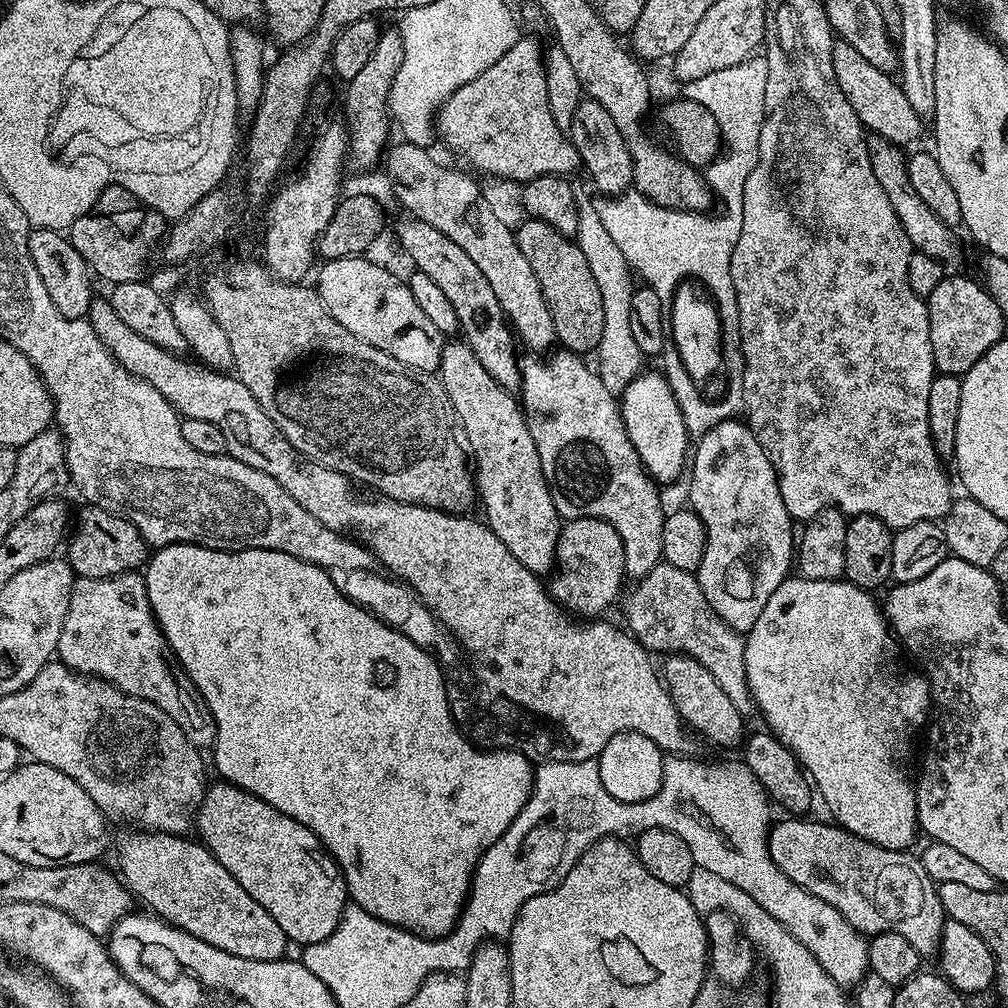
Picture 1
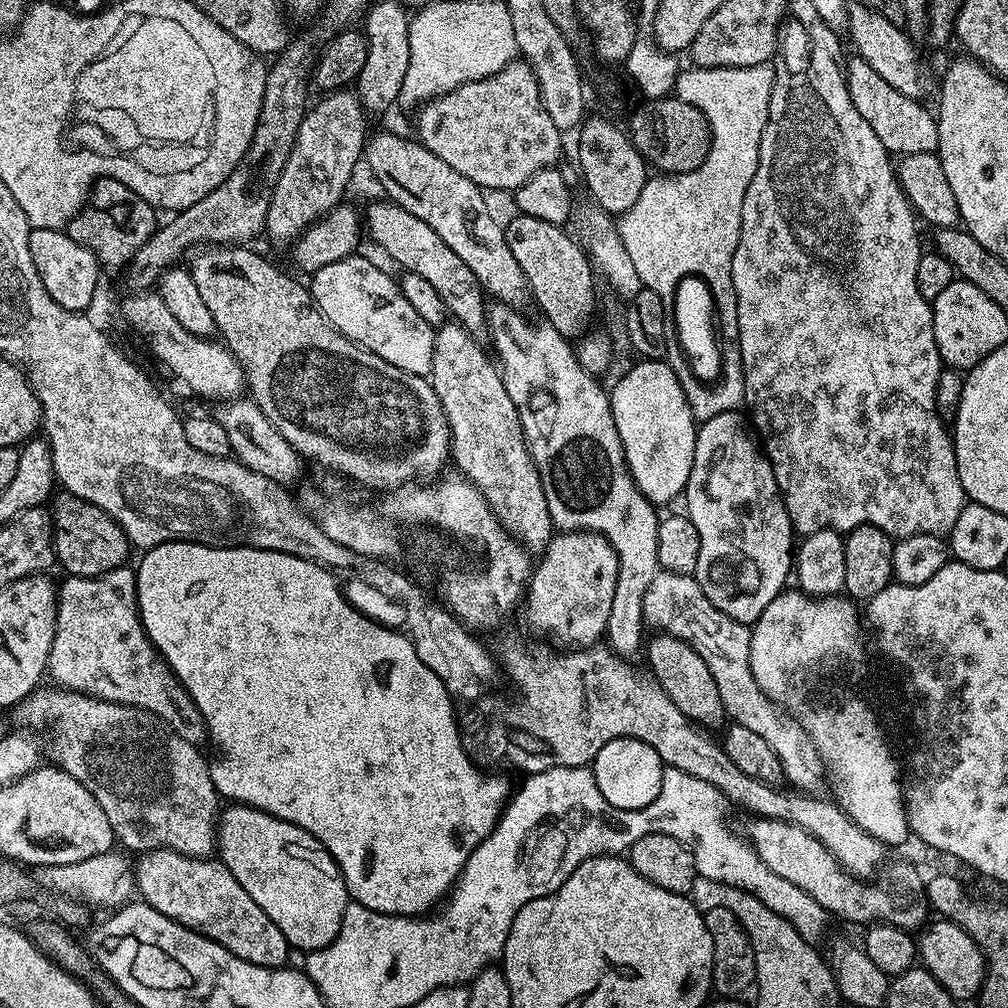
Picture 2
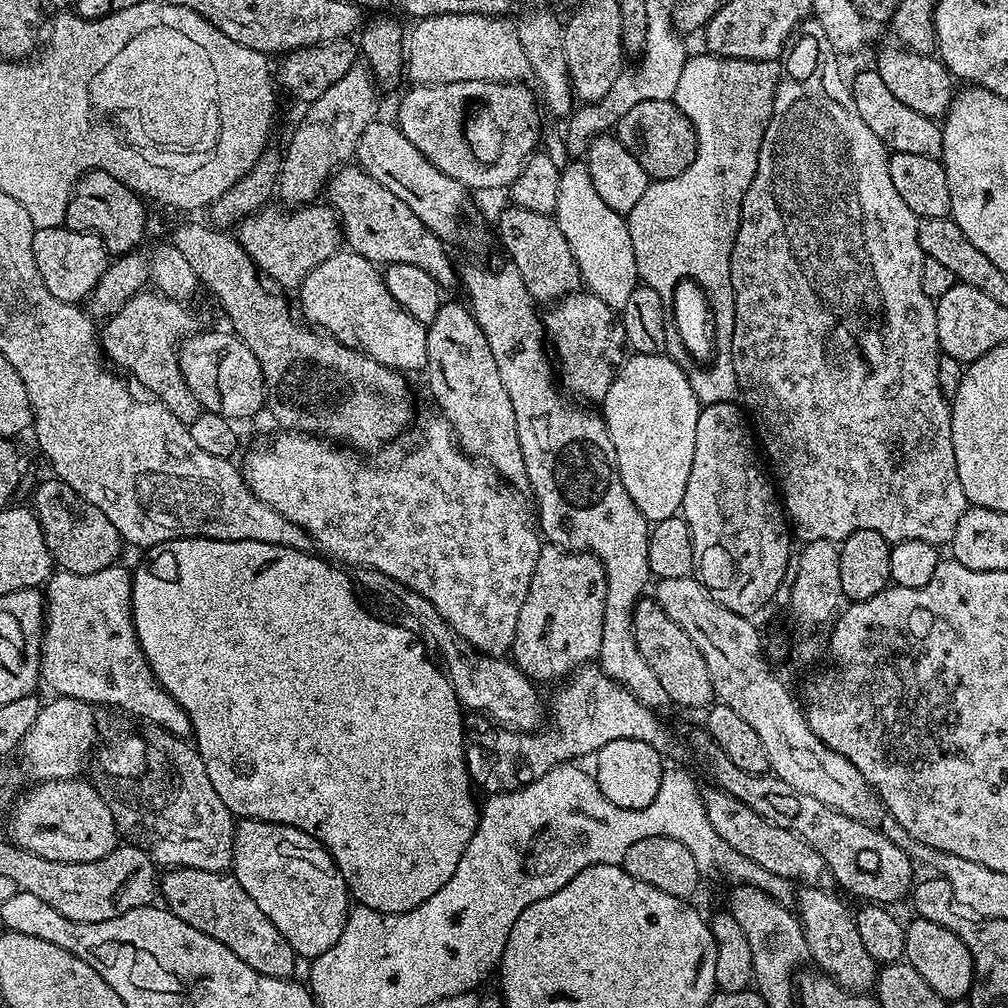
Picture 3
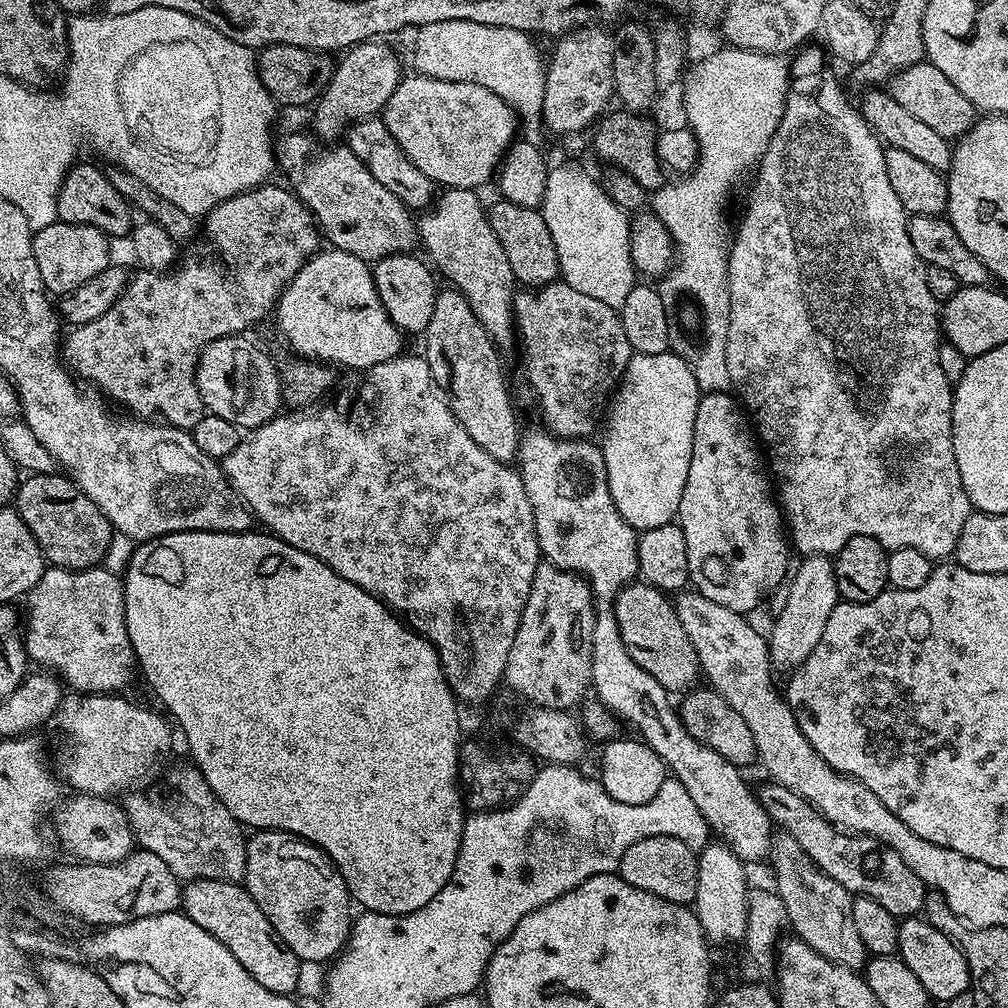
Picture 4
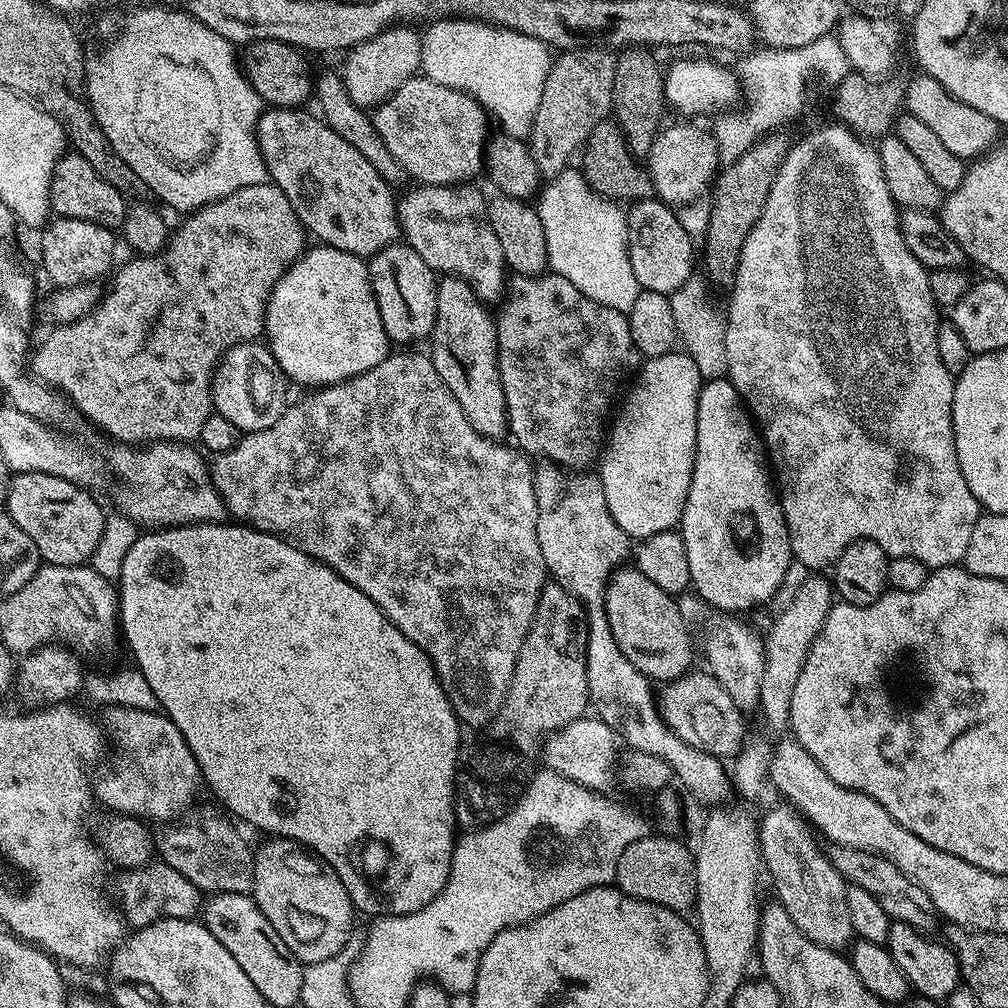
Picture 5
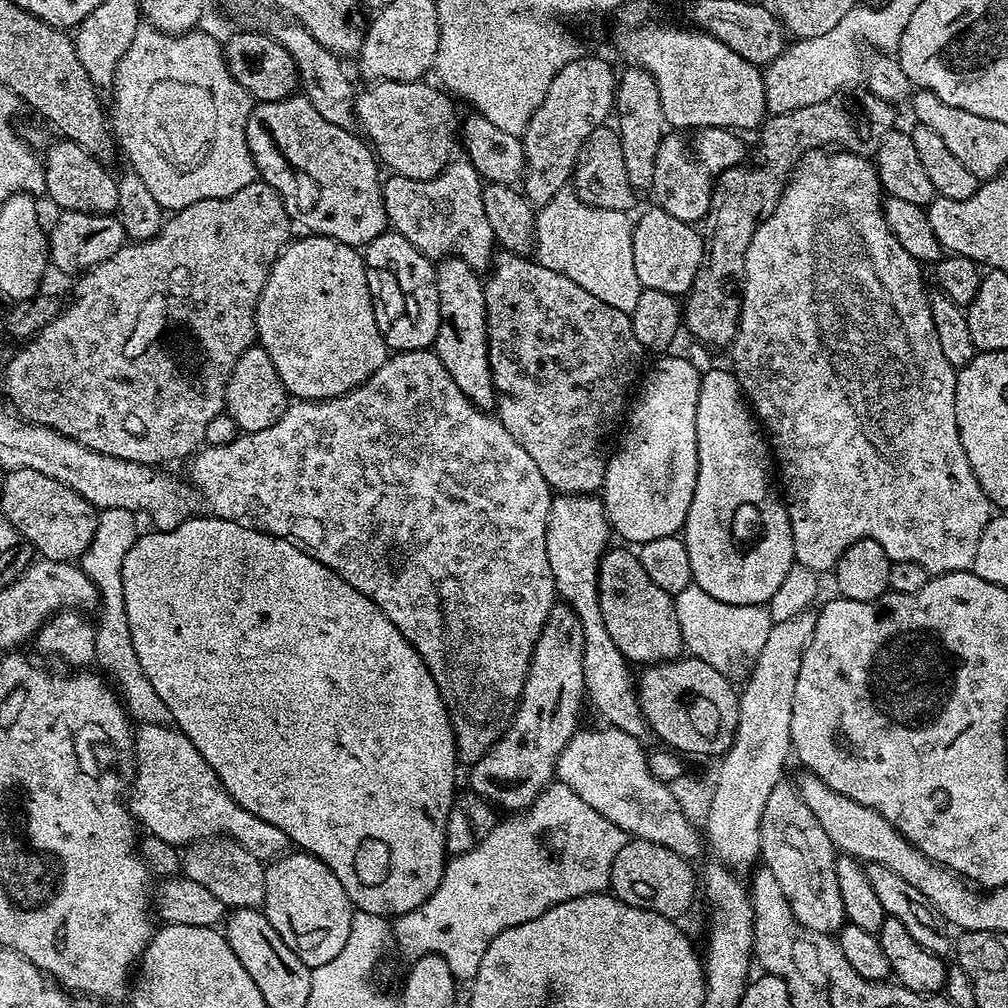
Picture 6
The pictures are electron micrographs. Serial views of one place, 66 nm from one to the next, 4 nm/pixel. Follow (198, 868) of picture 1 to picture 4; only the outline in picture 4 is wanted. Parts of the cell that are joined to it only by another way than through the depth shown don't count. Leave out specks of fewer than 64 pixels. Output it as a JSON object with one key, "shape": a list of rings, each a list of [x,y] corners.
{"shape":[[[189,880],[182,888],[182,911],[185,916],[189,916],[202,930],[206,930],[266,990],[274,990],[283,996],[296,992],[298,986],[298,970],[300,969],[300,959],[282,942],[282,934],[270,926],[270,918],[262,914],[258,902],[248,893],[248,889],[243,883],[222,882],[221,880]]]}

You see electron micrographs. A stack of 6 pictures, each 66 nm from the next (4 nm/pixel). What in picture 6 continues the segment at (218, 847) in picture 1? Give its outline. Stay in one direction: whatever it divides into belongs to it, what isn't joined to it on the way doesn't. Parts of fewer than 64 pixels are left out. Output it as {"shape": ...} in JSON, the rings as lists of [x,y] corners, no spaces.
{"shape":[[[303,850],[285,854],[264,870],[266,894],[262,911],[270,926],[278,930],[282,942],[306,962],[308,968],[326,966],[346,946],[354,905],[342,882],[317,856]]]}

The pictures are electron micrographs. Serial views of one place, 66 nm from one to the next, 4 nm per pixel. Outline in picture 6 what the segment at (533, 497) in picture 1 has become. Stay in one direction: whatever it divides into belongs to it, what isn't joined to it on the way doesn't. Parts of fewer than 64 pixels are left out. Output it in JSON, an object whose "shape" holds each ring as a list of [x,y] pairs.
{"shape":[[[445,256],[436,264],[440,321],[434,351],[436,357],[450,370],[450,378],[458,382],[458,390],[470,398],[475,408],[492,410],[496,407],[496,387],[492,381],[488,357],[488,327],[484,280],[460,256]]]}

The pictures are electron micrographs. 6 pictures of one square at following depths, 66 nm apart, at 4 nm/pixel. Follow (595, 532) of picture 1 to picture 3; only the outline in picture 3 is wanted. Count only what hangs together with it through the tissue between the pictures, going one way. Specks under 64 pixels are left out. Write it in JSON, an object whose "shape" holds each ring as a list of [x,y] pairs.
{"shape":[[[545,543],[538,554],[538,562],[534,562],[534,578],[530,578],[530,590],[526,590],[526,602],[522,602],[522,610],[518,610],[518,626],[514,634],[514,642],[510,649],[511,659],[516,667],[520,668],[529,680],[541,682],[540,680],[560,680],[571,677],[578,668],[583,668],[589,662],[595,661],[600,655],[602,646],[602,618],[606,614],[606,570],[600,559],[591,552],[566,552],[562,548]]]}

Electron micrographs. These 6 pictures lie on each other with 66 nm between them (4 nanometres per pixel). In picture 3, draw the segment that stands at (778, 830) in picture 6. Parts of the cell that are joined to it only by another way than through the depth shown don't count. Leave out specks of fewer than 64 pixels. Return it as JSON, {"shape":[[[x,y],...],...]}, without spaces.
{"shape":[[[824,886],[801,887],[794,904],[798,909],[800,925],[804,928],[811,963],[816,963],[813,965],[819,971],[831,976],[848,992],[871,993],[876,987],[878,965],[874,958],[870,958],[866,946],[862,946],[853,909],[848,909],[834,893],[827,892]]]}

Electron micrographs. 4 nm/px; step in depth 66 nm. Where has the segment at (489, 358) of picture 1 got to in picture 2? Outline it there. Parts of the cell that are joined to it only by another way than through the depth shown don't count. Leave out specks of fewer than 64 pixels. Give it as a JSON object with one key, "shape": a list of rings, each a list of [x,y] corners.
{"shape":[[[380,198],[377,204],[372,204],[366,212],[366,236],[373,240],[390,259],[401,264],[404,272],[417,272],[438,290],[438,298],[442,298],[447,315],[461,324],[470,335],[483,337],[488,331],[488,304],[484,288],[474,278],[474,270],[422,222],[422,218],[414,218],[410,210],[393,204],[387,198]]]}

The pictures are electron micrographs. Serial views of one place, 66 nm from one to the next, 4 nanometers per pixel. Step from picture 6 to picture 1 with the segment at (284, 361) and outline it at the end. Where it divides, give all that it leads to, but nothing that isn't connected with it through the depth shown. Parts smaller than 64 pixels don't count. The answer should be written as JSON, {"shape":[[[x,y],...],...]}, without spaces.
{"shape":[[[367,255],[324,260],[319,265],[318,291],[326,310],[350,334],[362,342],[390,354],[392,360],[417,374],[432,374],[440,367],[446,337],[426,318],[422,306],[410,294],[407,283],[387,272]]]}

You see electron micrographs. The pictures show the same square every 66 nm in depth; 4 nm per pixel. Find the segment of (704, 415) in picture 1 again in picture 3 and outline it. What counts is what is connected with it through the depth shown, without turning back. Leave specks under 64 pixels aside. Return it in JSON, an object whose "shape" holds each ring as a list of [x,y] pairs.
{"shape":[[[711,54],[703,55],[689,55],[686,66],[682,66],[682,74],[678,78],[678,90],[674,90],[672,95],[676,107],[692,123],[692,129],[696,132],[696,160],[690,162],[690,166],[674,178],[652,180],[642,198],[639,198],[638,204],[626,216],[634,252],[640,252],[640,260],[652,260],[652,264],[644,268],[643,274],[648,276],[648,285],[654,290],[660,288],[658,296],[665,297],[668,289],[675,288],[672,280],[678,280],[676,276],[688,273],[690,279],[704,291],[703,299],[708,301],[709,310],[712,311],[715,353],[707,366],[693,360],[676,329],[669,326],[666,330],[664,355],[678,362],[678,366],[682,366],[682,374],[690,378],[690,390],[694,390],[701,406],[727,400],[735,401],[738,396],[738,378],[734,374],[732,353],[734,282],[730,278],[730,258],[740,225],[742,198],[746,190],[750,190],[750,182],[758,170],[758,154],[768,119],[772,114],[772,103],[776,97],[776,87],[782,71],[781,65],[771,60],[739,60]]]}

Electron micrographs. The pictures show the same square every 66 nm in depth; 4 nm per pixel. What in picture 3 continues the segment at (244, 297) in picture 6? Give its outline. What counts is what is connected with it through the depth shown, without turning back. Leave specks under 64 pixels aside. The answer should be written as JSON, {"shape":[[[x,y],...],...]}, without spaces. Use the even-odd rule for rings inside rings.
{"shape":[[[324,202],[296,206],[291,210],[272,207],[259,208],[253,216],[240,221],[238,239],[248,257],[256,263],[257,269],[269,281],[272,279],[277,284],[275,285],[277,289],[296,290],[308,277],[310,270],[322,266],[326,258],[341,251],[345,243],[344,229],[340,227],[340,217],[337,216],[336,211]],[[283,210],[288,212],[283,212]],[[145,290],[130,298],[122,310],[107,317],[103,324],[98,332],[103,355],[121,373],[136,379],[148,391],[145,393],[165,404],[174,418],[192,424],[202,409],[190,386],[186,386],[186,378],[182,378],[179,354],[182,341],[197,327],[188,306],[155,290]]]}

